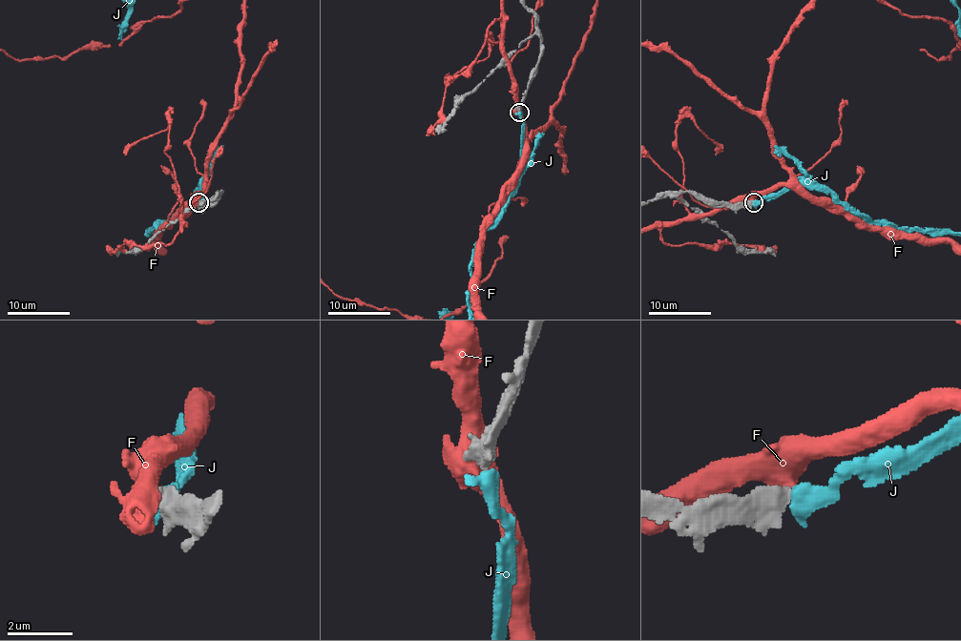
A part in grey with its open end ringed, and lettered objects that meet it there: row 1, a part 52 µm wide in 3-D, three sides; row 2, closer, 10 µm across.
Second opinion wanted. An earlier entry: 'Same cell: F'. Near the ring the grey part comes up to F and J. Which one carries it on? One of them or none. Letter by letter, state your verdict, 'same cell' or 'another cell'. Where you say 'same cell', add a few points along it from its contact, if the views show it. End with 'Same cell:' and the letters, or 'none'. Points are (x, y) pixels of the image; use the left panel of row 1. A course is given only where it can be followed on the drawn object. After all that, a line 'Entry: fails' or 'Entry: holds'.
F: another cell
J: same cell
Same cell: J
Entry: fails

